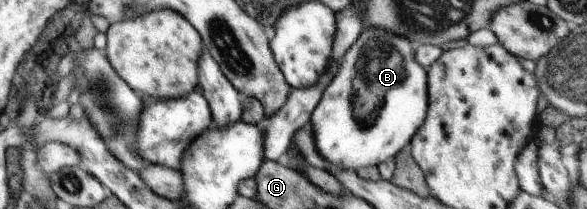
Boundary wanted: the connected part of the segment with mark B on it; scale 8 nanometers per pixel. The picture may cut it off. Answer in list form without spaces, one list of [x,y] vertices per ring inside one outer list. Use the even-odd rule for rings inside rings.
[[[366,27],[354,45],[344,54],[332,83],[324,91],[318,107],[314,109],[310,117],[316,149],[324,161],[330,165],[338,165],[342,169],[356,171],[362,167],[377,166],[379,163],[395,157],[411,142],[416,131],[424,125],[426,113],[428,113],[428,71],[416,61],[415,50],[412,43],[406,37],[400,37],[396,33],[378,29],[378,27]],[[362,77],[366,81],[366,89],[358,89],[358,97],[364,97],[366,91],[376,97],[374,103],[354,103],[354,79]],[[384,103],[378,111],[374,111],[374,117],[368,117],[372,123],[362,125],[356,121],[352,113],[352,105],[378,105]]]

